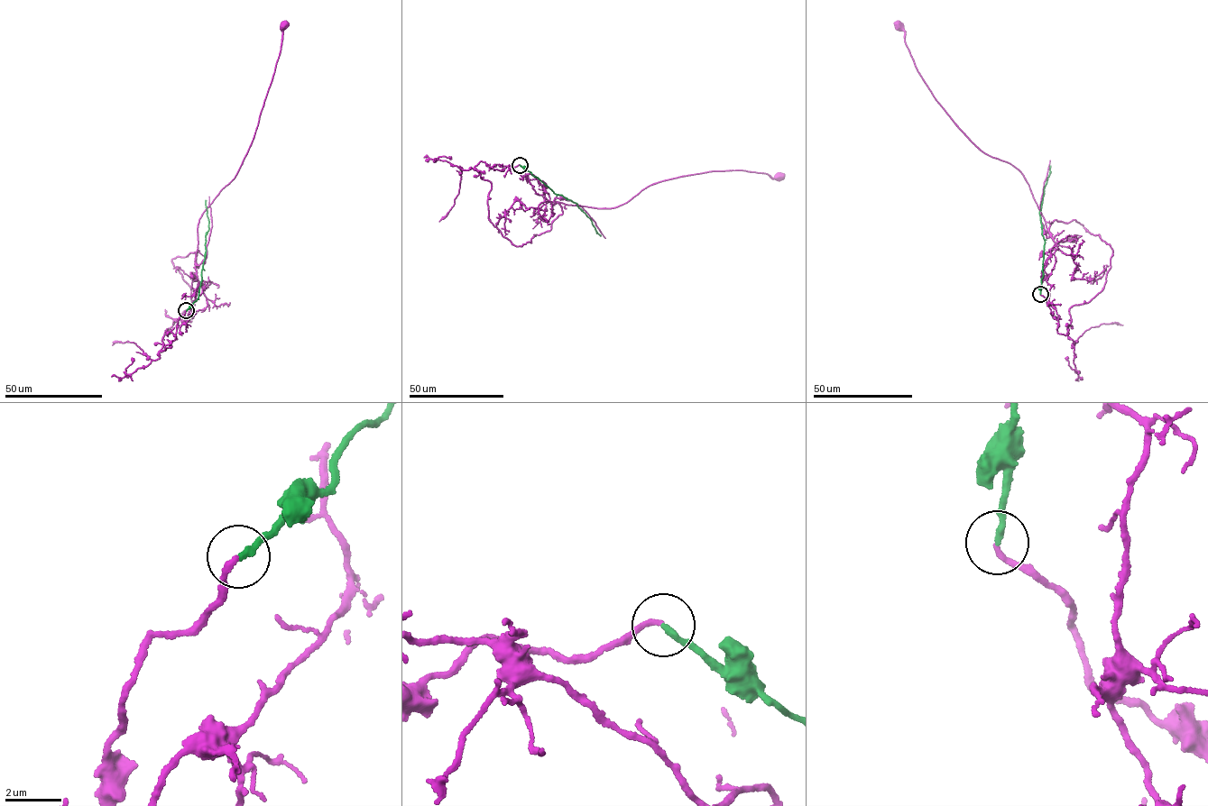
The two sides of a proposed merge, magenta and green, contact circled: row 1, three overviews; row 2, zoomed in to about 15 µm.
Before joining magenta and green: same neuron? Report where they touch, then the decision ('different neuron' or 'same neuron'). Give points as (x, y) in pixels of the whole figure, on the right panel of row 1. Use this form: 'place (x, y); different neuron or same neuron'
place (1040, 294); same neuron

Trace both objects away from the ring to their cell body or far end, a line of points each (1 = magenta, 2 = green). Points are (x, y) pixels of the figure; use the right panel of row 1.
1: (1040, 293), (1066, 334), (1111, 245), (1074, 220), (1047, 229), (898, 24)
2: (1040, 293), (1045, 242), (1039, 211), (1051, 166)

